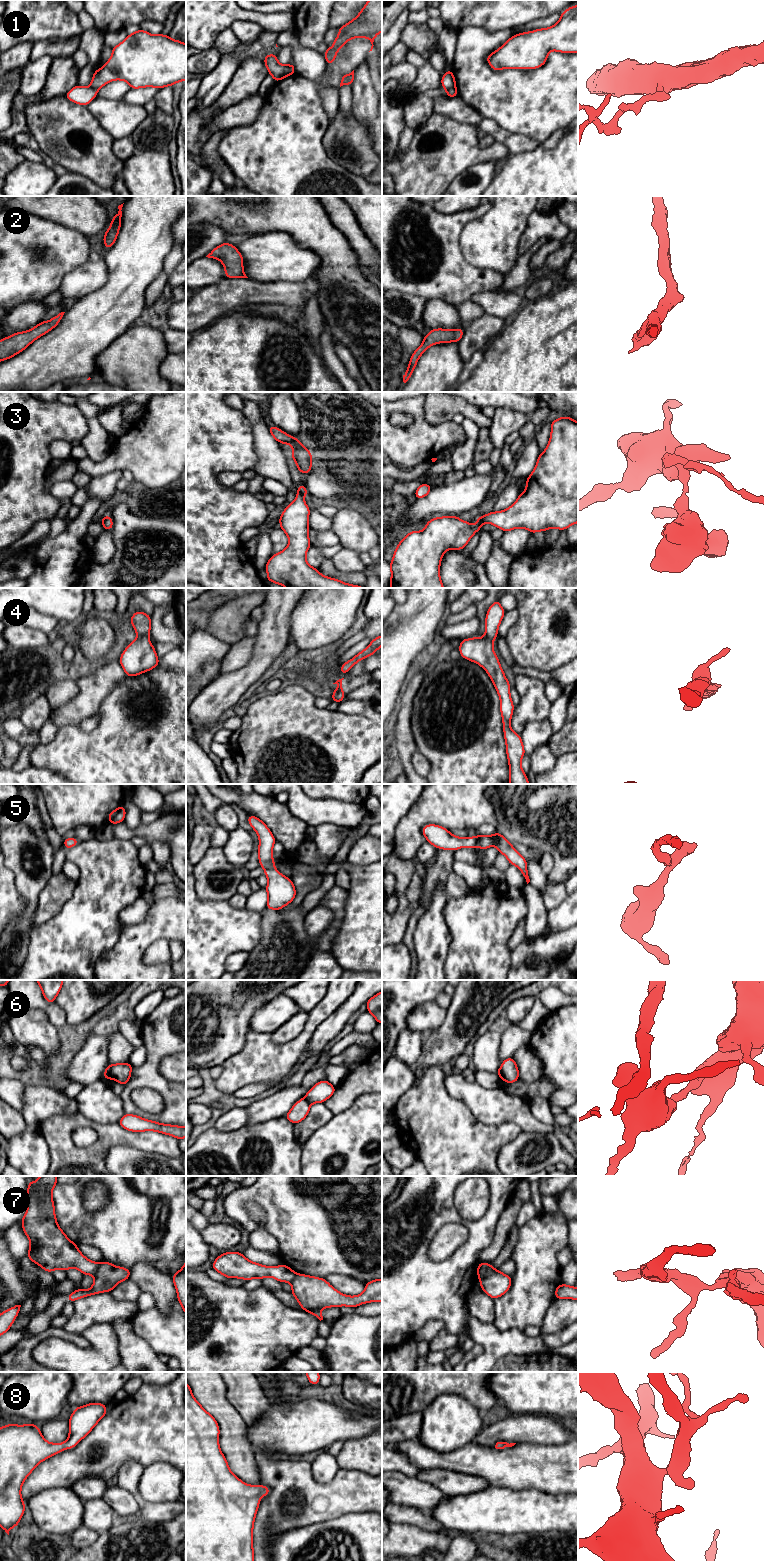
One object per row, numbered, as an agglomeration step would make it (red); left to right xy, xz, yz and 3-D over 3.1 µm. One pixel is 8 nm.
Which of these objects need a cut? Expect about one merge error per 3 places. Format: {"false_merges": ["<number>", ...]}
{"false_merges": ["1", "3", "6", "7"]}

